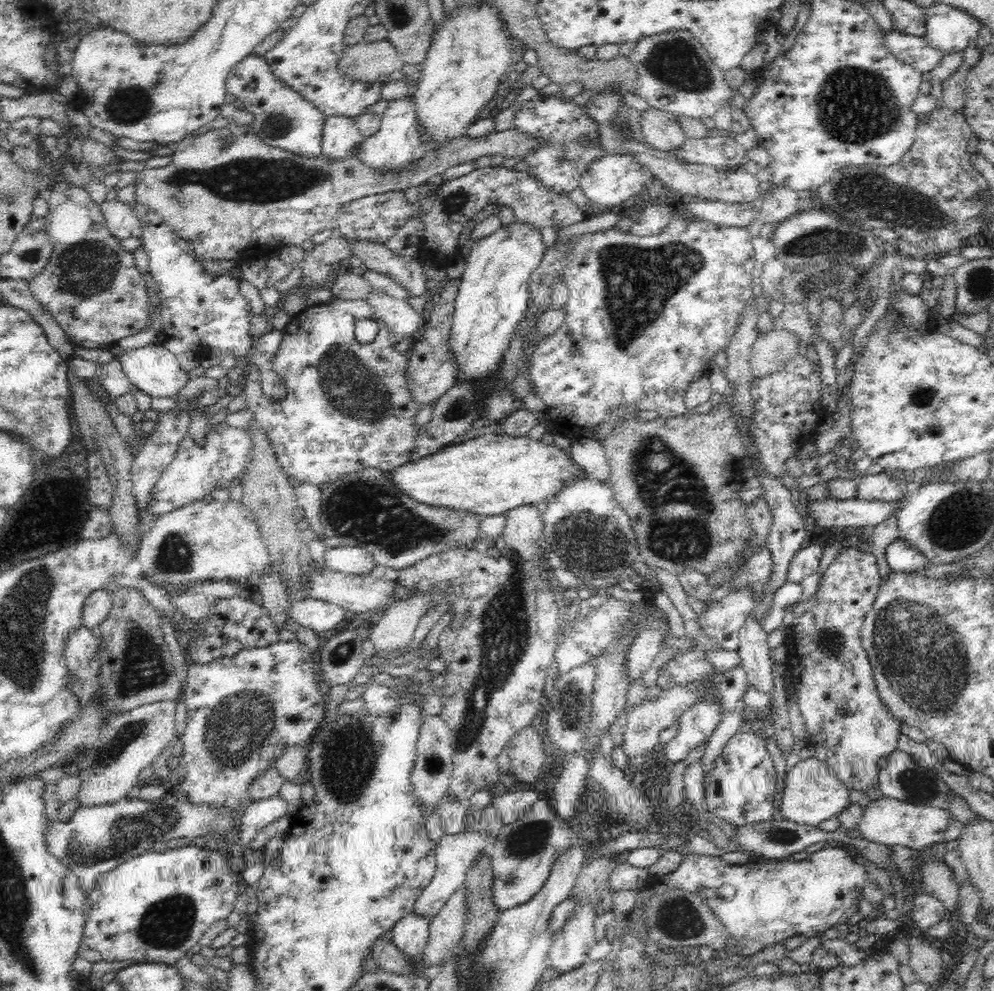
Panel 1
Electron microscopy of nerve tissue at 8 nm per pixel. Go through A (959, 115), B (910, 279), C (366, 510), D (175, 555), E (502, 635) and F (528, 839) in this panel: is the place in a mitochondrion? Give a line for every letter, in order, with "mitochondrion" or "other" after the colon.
A: other
B: other
C: mitochondrion
D: mitochondrion
E: mitochondrion
F: mitochondrion

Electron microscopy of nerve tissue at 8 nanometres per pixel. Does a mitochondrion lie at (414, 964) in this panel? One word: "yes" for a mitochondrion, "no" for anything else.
no

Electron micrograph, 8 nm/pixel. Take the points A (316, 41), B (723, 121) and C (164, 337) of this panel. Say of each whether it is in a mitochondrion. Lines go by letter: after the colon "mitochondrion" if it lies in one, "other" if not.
A: other
B: other
C: other

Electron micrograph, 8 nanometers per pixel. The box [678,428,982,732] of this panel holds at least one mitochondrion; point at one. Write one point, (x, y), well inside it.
(920, 653)

